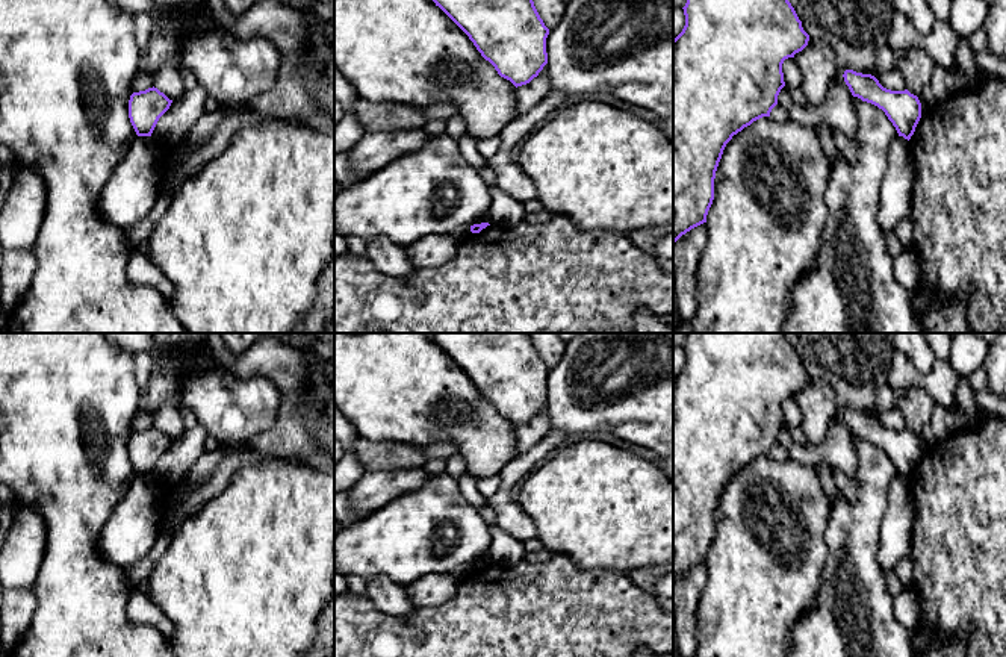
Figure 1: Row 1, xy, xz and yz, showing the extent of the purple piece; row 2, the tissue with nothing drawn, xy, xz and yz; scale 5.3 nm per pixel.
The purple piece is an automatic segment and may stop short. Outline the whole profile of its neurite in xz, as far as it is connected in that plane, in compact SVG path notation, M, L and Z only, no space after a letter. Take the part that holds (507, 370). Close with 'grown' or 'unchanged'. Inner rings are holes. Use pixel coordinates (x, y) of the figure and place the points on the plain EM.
M434 333L431 339L516 427L548 403L549 368L531 333Z | unchanged

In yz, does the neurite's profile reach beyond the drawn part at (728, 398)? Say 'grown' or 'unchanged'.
unchanged

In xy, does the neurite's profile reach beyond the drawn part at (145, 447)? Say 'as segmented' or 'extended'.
as segmented

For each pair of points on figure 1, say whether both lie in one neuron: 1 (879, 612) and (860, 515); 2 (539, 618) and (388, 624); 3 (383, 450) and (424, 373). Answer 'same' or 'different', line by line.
1: same
2: same
3: different

